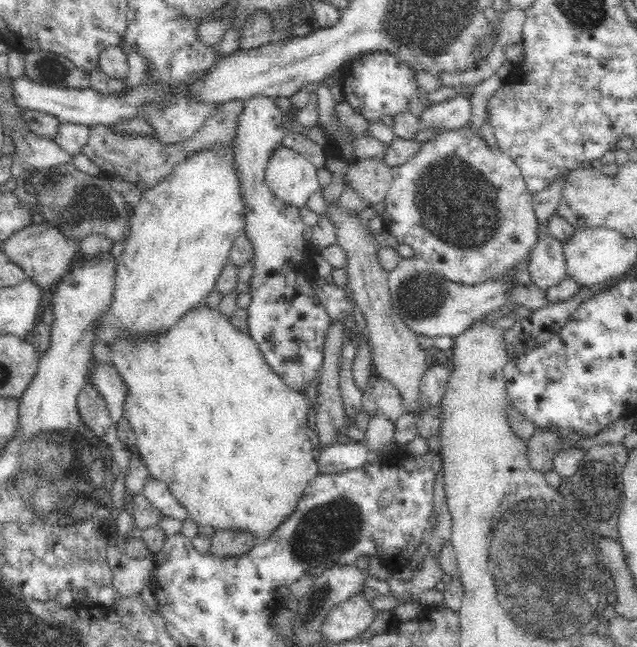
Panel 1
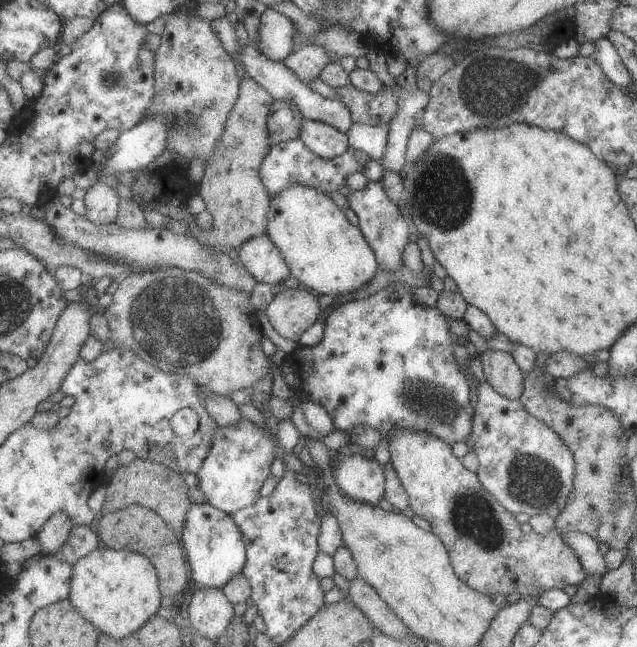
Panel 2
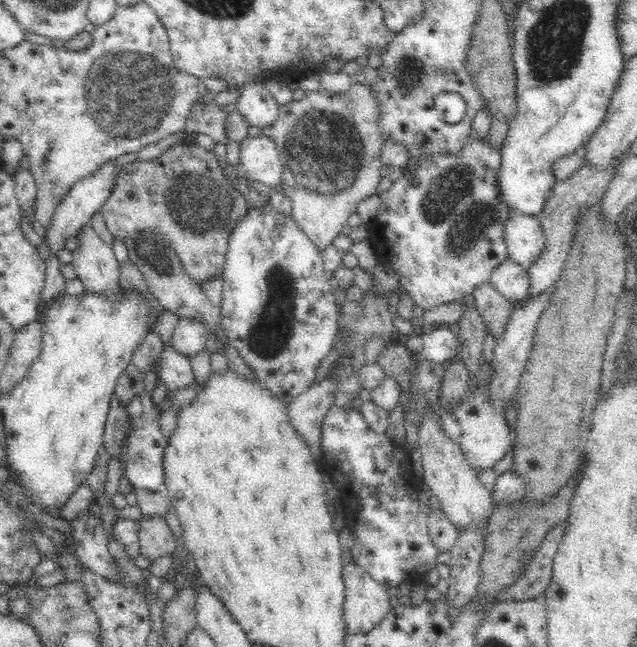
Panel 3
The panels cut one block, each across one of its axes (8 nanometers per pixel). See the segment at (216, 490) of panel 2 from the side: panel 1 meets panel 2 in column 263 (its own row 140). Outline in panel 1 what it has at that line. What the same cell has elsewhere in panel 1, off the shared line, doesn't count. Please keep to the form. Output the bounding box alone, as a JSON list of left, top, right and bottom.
[383,123,544,310]

